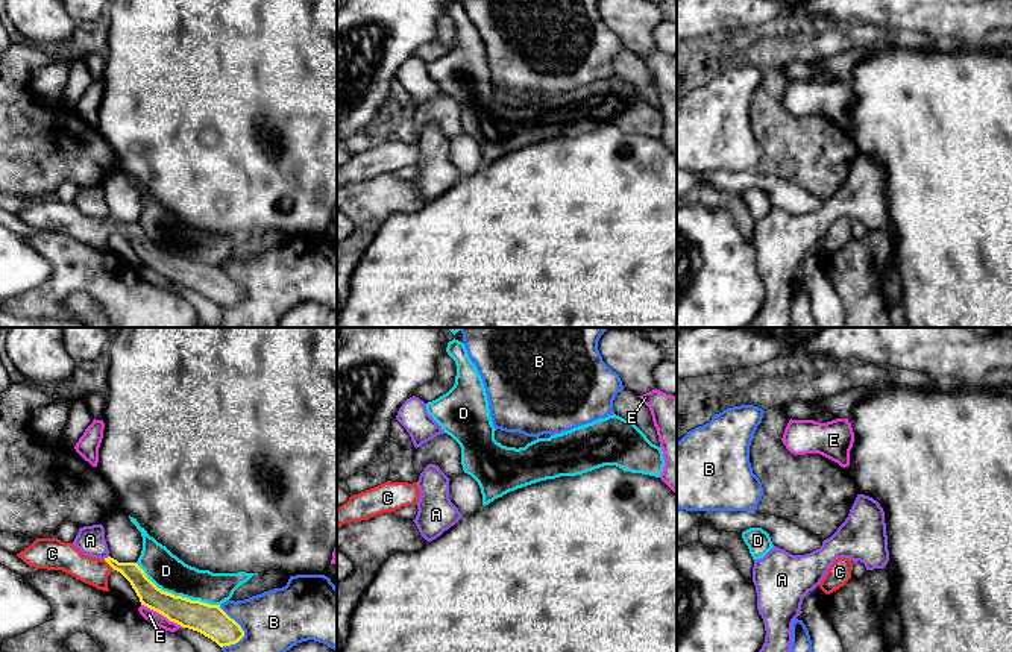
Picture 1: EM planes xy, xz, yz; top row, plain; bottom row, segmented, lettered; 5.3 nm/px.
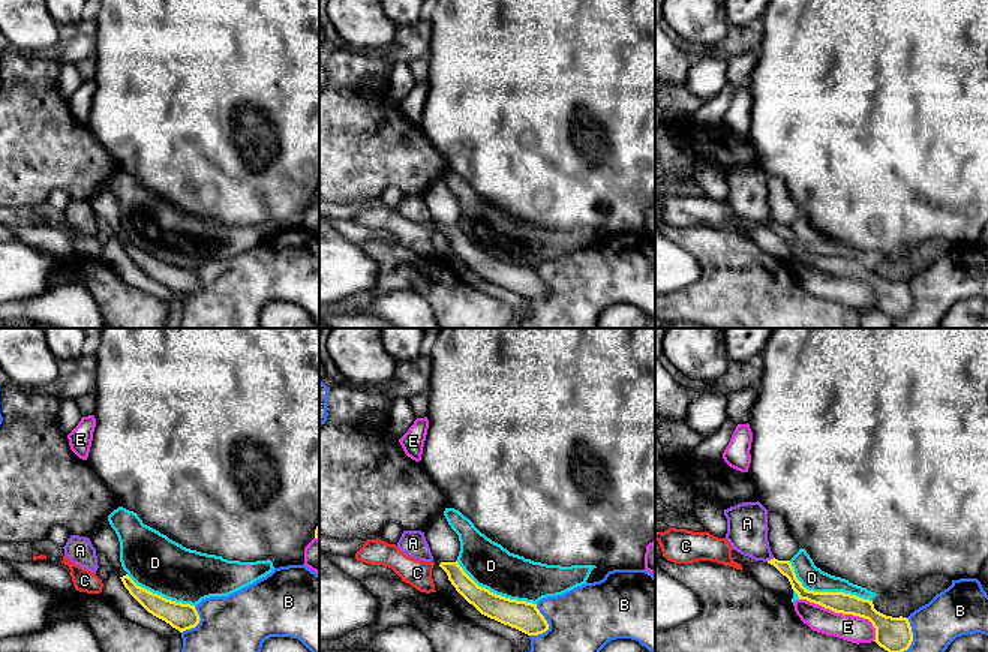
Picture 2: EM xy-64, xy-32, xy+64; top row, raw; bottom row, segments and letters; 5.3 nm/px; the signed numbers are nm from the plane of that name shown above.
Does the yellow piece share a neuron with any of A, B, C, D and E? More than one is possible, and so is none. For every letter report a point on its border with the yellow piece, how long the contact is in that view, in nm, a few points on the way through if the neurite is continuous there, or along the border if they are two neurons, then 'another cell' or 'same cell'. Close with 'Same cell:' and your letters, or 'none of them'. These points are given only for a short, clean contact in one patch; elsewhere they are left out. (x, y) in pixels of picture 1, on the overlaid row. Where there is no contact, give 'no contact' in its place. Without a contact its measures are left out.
A: xy (105, 558) | 40 nm | another cell
B: xy (243, 631) | 240 nm | another cell
C: xy (110, 564) | 80 nm | across xy (146, 590), (126, 569), (110, 564), (79, 566), (66, 557) | same cell
D: xy (176, 596) | 500 nm | another cell
E: xy (163, 614) | 260 nm | another cell
Same cell: C

